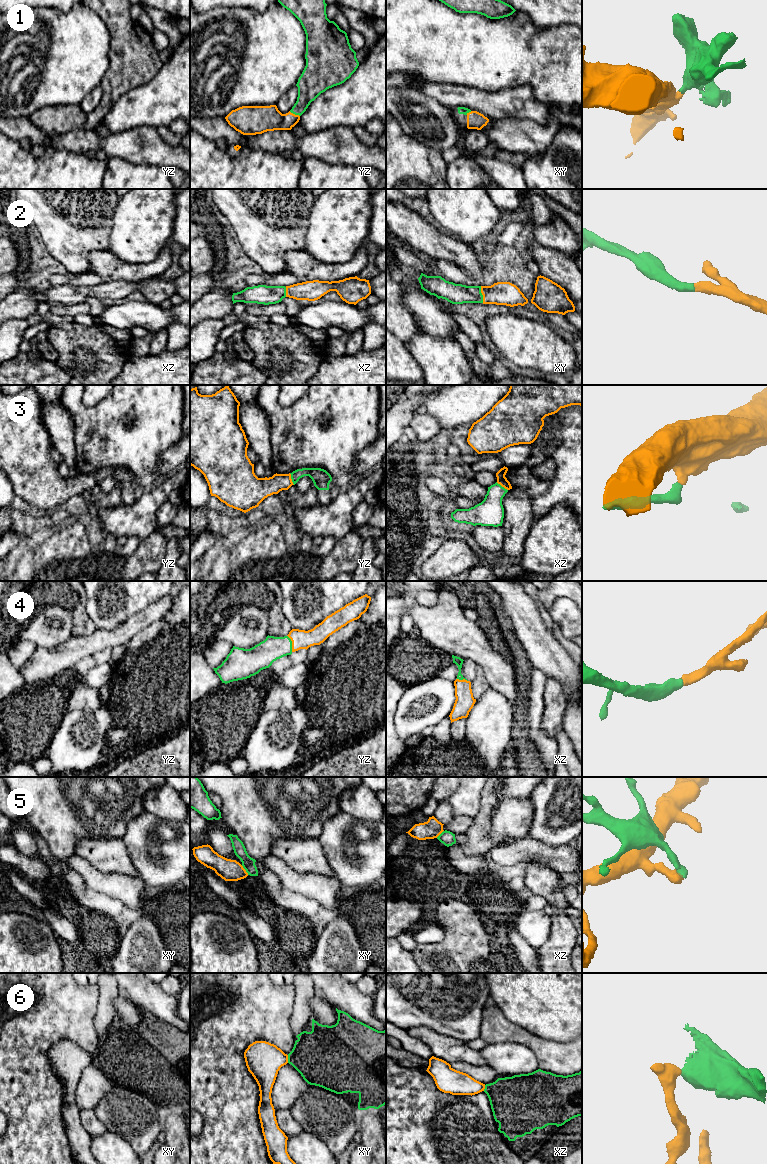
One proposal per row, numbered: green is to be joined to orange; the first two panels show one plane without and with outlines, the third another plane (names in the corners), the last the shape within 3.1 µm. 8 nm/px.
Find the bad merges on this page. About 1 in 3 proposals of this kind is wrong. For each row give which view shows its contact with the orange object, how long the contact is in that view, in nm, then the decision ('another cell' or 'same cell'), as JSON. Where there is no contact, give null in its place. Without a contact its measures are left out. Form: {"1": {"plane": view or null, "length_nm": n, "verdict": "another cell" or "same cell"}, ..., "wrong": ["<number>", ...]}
{"1": {"plane": "yz", "length_nm": 100, "verdict": "same cell"}, "2": {"plane": "xy", "length_nm": 140, "verdict": "same cell"}, "3": {"plane": "yz", "length_nm": 100, "verdict": "another cell"}, "4": {"plane": "yz", "length_nm": 140, "verdict": "same cell"}, "5": {"plane": "xy", "length_nm": 100, "verdict": "same cell"}, "6": {"plane": "xy", "length_nm": 60, "verdict": "another cell"}, "wrong": ["3", "6"]}

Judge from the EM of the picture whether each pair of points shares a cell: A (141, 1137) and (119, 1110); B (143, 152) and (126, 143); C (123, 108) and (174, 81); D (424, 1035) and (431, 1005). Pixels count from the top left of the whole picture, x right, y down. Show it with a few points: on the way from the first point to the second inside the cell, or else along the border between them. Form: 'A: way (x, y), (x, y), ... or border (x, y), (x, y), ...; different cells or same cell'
A: way (139, 1130), (126, 1117); same cell
B: way (139, 148), (130, 145); same cell
C: way (136, 108), (151, 104), (161, 94); same cell
D: border (406, 1029), (411, 1027), (430, 1027), (448, 1036); different cells

